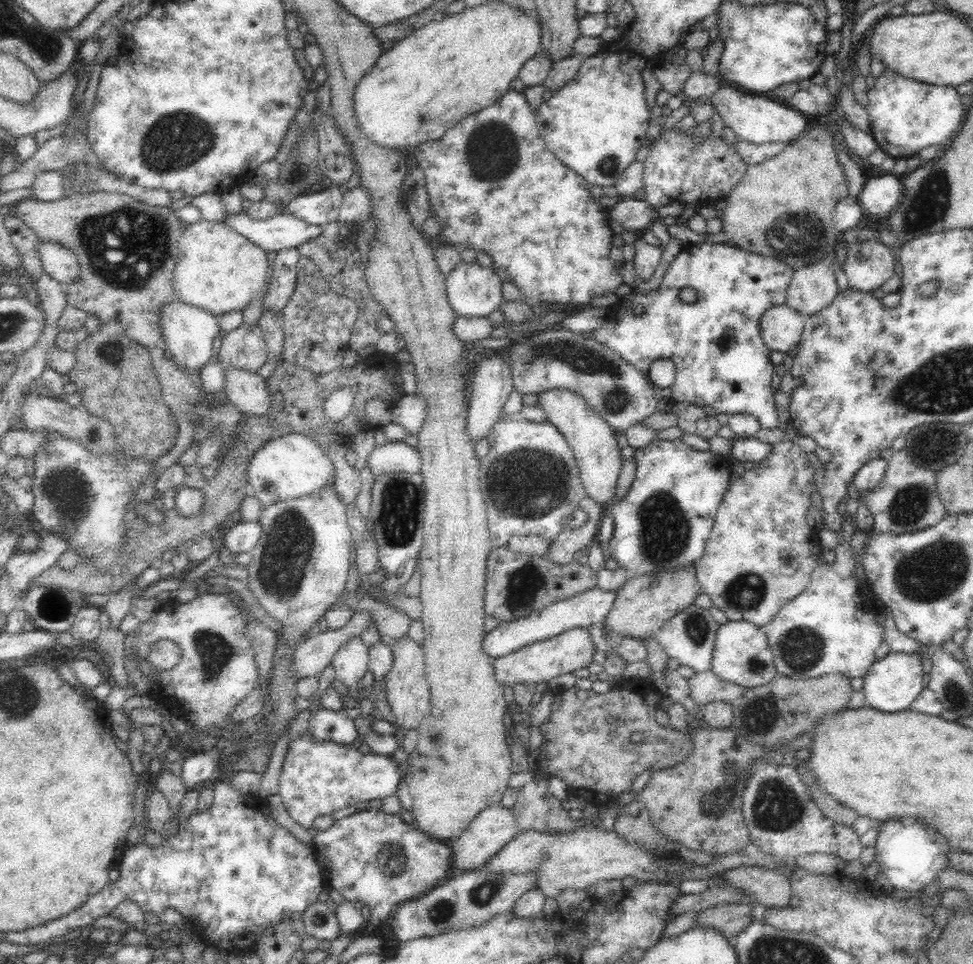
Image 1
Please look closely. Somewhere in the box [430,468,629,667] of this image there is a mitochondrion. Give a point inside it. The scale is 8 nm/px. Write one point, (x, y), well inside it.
(524, 584)

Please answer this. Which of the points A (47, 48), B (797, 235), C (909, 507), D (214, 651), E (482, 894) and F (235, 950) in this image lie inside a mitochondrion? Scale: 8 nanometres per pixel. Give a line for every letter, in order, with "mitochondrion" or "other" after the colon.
A: mitochondrion
B: mitochondrion
C: mitochondrion
D: mitochondrion
E: mitochondrion
F: other

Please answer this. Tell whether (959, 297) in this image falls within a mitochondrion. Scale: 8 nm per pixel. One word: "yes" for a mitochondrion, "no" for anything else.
no

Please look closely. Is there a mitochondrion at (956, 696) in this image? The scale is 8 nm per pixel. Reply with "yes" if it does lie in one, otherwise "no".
yes

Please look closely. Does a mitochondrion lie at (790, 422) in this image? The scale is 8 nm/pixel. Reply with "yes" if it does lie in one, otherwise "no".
no

